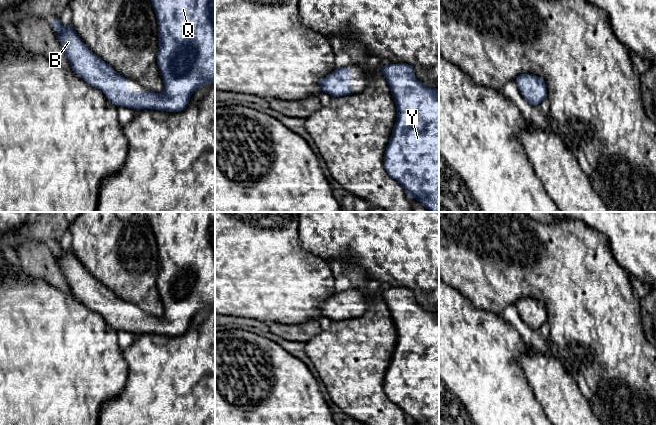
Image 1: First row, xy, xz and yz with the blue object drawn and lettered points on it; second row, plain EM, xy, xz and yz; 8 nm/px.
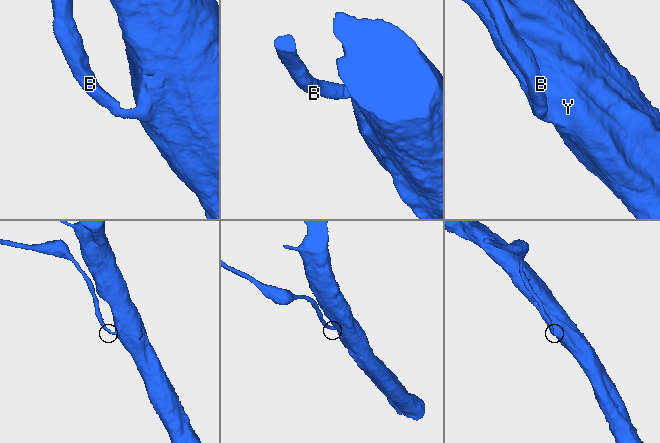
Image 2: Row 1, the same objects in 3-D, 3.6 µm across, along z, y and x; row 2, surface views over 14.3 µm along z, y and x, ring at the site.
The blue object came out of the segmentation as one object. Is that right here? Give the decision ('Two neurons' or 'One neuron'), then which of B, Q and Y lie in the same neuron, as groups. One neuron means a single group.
One neuron. Groups: B Q Y

